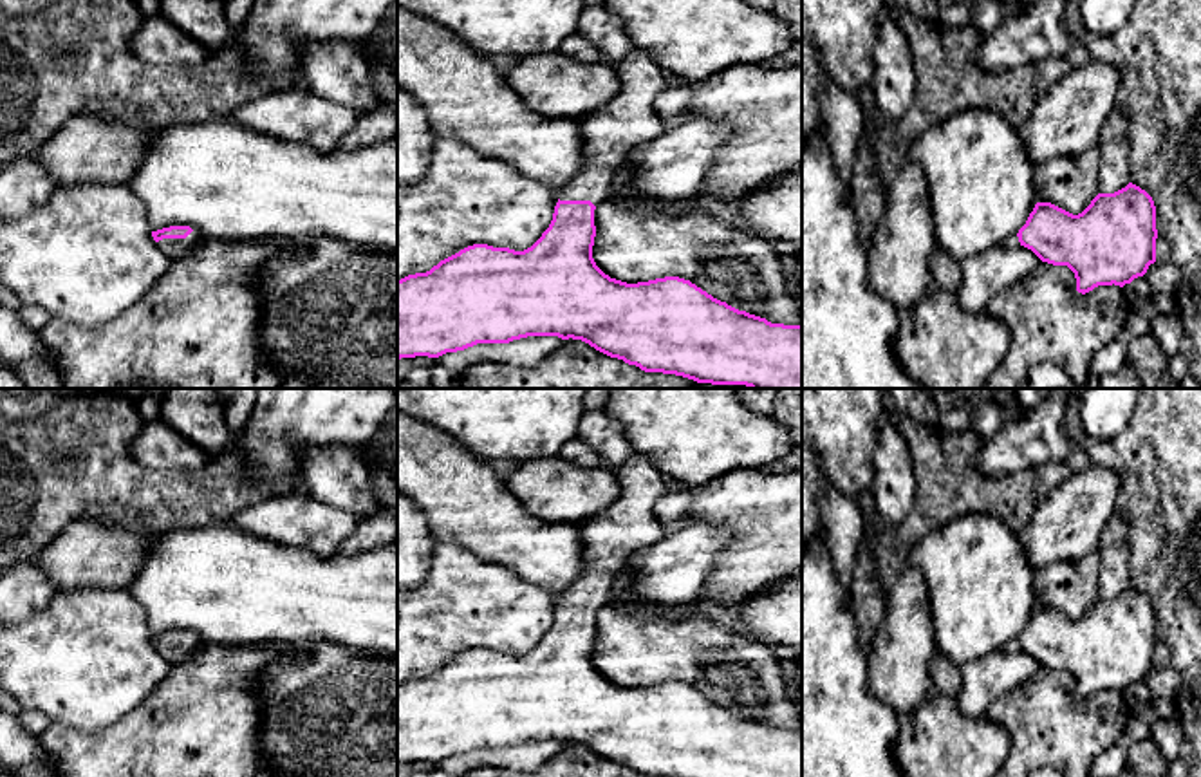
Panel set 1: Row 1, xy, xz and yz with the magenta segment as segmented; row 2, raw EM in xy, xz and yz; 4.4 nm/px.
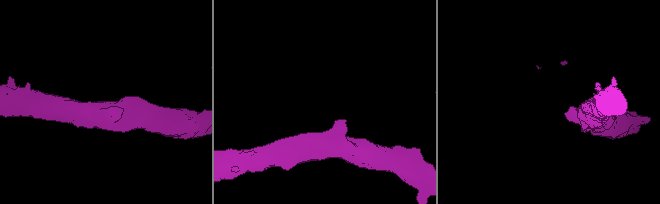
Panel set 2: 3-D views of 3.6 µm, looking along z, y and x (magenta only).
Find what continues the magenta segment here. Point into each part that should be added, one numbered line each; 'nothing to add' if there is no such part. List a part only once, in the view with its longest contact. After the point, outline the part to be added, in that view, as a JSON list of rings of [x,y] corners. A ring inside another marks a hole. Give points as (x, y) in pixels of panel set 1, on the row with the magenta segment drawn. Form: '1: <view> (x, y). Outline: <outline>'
1: xz (613, 132). Outline: [[[634,47],[614,70],[619,80],[616,98],[578,119],[585,163],[558,193],[560,201],[591,201],[594,206],[609,201],[623,159],[668,130],[654,108],[656,96],[668,89],[665,69]]]

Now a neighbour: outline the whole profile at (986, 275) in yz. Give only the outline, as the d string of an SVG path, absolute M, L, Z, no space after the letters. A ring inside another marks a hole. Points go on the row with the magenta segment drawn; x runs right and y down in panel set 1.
M993 246L961 262L957 300L966 313L986 313L1004 289L1026 278L1042 260L1028 248Z

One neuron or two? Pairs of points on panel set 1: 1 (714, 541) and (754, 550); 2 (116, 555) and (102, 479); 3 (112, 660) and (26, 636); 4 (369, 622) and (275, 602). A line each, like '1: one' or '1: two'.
1: two
2: two
3: one
4: one

